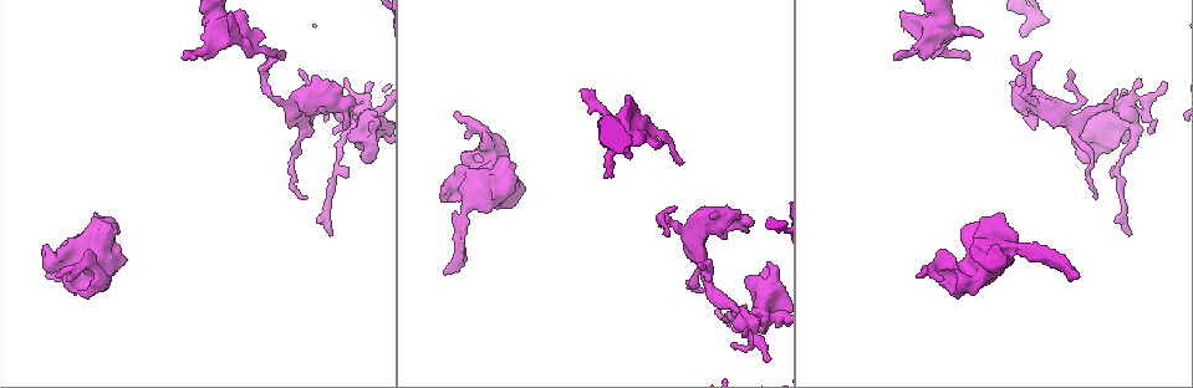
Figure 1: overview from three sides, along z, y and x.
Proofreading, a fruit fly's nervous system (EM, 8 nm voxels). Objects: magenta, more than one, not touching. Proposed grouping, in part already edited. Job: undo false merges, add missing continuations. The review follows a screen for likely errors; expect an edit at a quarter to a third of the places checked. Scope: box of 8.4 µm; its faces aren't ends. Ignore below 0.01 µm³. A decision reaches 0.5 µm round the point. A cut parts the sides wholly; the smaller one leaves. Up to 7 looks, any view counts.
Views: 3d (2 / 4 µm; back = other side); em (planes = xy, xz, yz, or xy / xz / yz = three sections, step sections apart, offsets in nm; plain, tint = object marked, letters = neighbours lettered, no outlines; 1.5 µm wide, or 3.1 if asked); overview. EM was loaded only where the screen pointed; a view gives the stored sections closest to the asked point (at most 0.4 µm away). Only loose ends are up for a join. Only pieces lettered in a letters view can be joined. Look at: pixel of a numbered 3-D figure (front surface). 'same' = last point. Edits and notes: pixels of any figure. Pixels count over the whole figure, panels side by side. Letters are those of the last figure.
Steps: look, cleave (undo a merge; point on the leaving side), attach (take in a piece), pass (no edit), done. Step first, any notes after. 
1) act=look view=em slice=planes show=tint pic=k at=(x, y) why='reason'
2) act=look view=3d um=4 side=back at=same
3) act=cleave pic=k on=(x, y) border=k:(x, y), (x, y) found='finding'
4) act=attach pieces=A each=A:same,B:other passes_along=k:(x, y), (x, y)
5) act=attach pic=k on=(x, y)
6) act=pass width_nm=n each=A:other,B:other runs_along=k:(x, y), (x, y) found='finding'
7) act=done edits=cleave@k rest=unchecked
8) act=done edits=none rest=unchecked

act=look view=3d um=2 pic=1 at=(1077, 275) why='an open end'

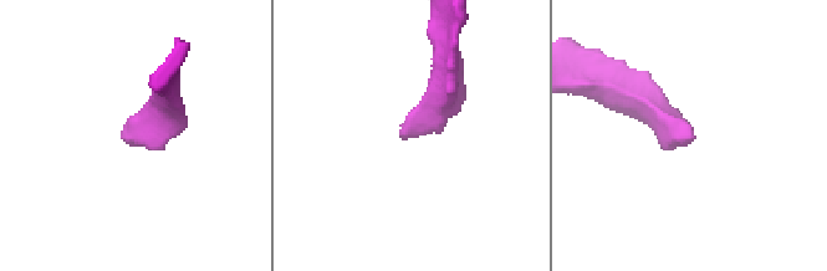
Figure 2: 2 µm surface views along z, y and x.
act=look view=em slice=xz step=8 show=plain pic=2 at=(124, 131) why='shape alone is not enough'

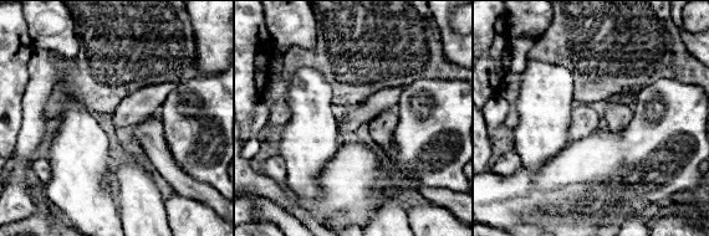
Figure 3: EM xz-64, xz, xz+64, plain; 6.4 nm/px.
act=look view=em slice=xz step=8 show=letters at=same

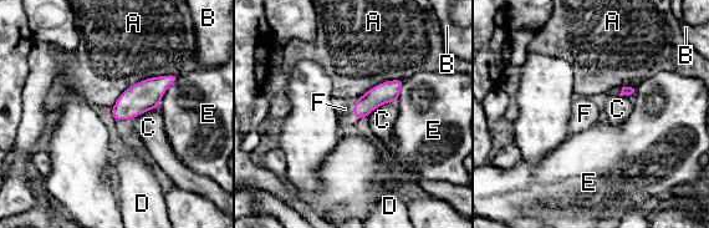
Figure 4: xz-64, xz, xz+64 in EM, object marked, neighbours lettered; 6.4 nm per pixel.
act=attach pieces=F each=A:other,B:other,C:other,D:other,E:other,F:same passes_along=4:(384, 92), (353, 111), (345, 109) found='it goes on there'

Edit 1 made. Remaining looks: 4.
act=look view=overview

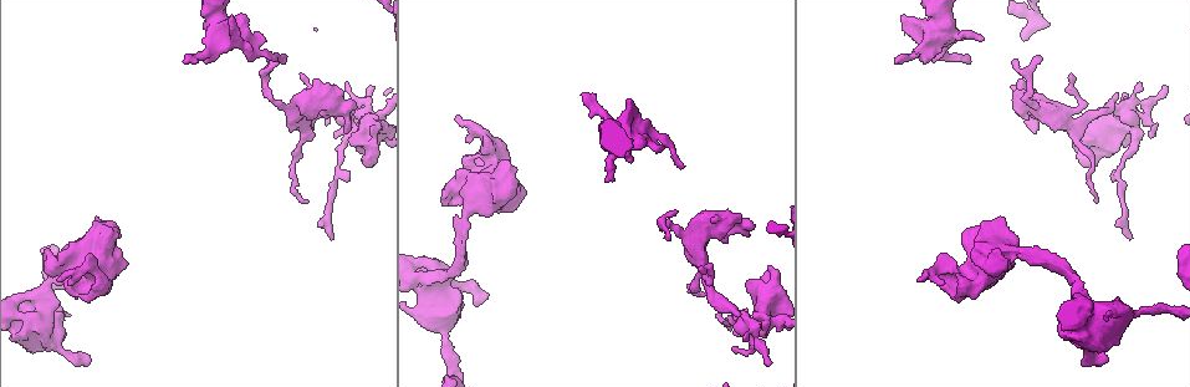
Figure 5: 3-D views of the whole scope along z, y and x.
act=look view=em slice=xy step=4 show=tint pic=5 at=(456, 116) why='branch stops here'

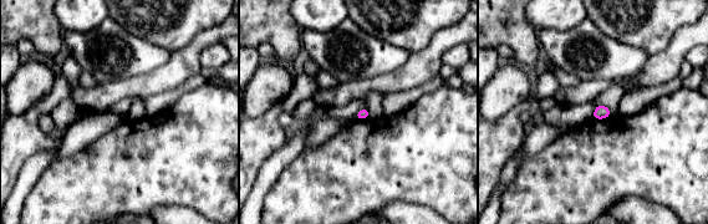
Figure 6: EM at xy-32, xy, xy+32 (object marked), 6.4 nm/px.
act=look view=em slice=planes show=letters at=same

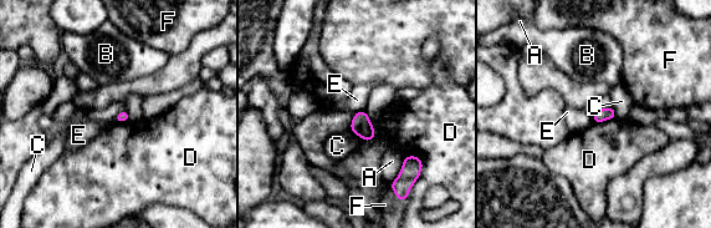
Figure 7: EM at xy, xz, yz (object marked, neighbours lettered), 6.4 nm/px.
act=pass each=A:other,B:other,C:other,D:other,E:other,F:other border=7:(363, 110), (356, 112) found='no lettered piece goes on from it'

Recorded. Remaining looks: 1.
act=look view=em slice=planes show=letters pic=5 at=(1114, 119) why='abrupt turn'

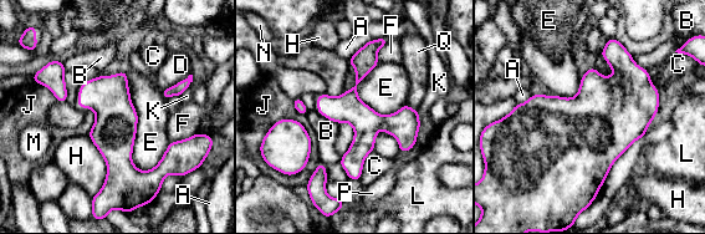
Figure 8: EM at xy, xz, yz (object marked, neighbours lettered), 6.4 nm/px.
act=pass width_nm=190 each=A:other,B:other,C:other,D:other,E:other,F:other,H:other,J:other,K:other,L:other,M:other,N:other,P:other,Q:other found='all the same neuron'

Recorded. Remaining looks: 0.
act=done edits=attach@4 rest=unchecked

